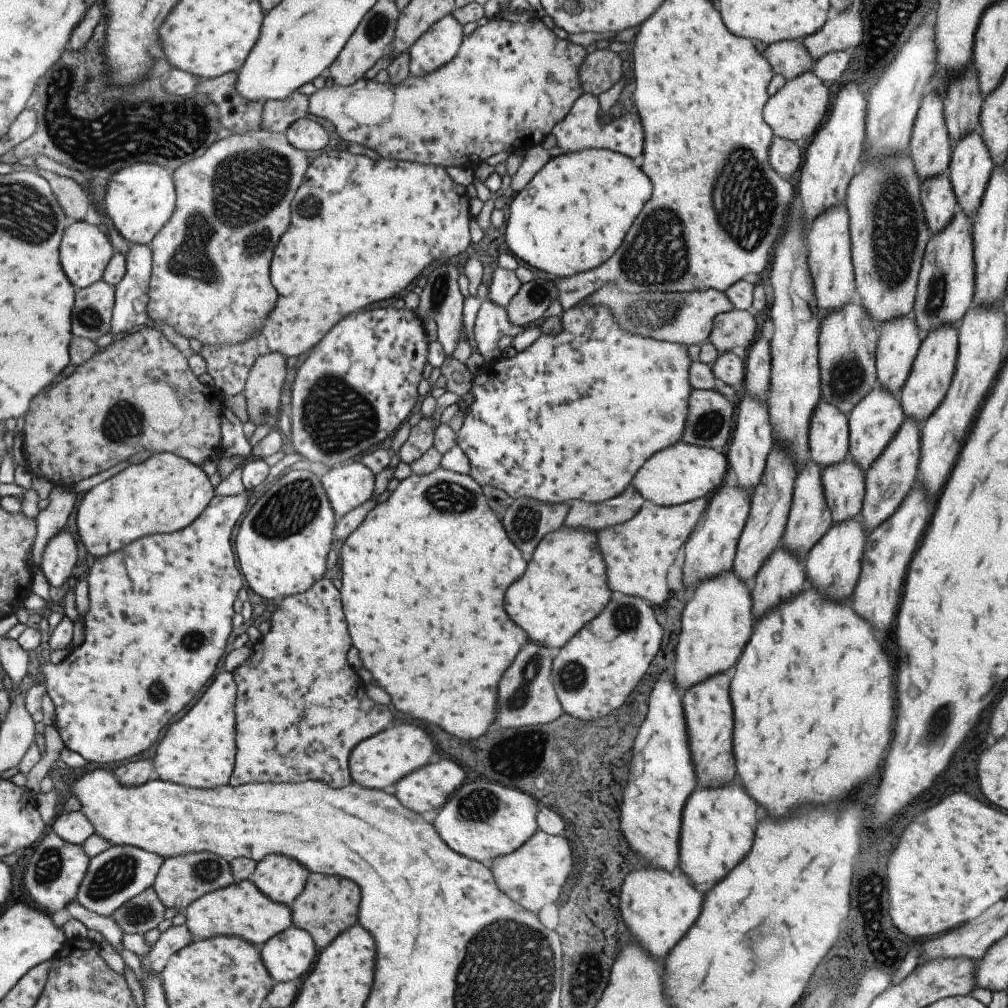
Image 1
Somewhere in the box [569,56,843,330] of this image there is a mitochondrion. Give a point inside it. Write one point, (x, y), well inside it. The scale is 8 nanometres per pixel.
(745, 202)

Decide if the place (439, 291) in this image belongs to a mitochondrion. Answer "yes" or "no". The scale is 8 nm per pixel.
yes

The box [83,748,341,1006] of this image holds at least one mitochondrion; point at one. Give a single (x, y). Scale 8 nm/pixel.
(207, 870)

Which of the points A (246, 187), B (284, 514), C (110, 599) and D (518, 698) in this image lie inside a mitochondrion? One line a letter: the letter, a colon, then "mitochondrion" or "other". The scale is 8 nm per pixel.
A: mitochondrion
B: mitochondrion
C: other
D: mitochondrion

